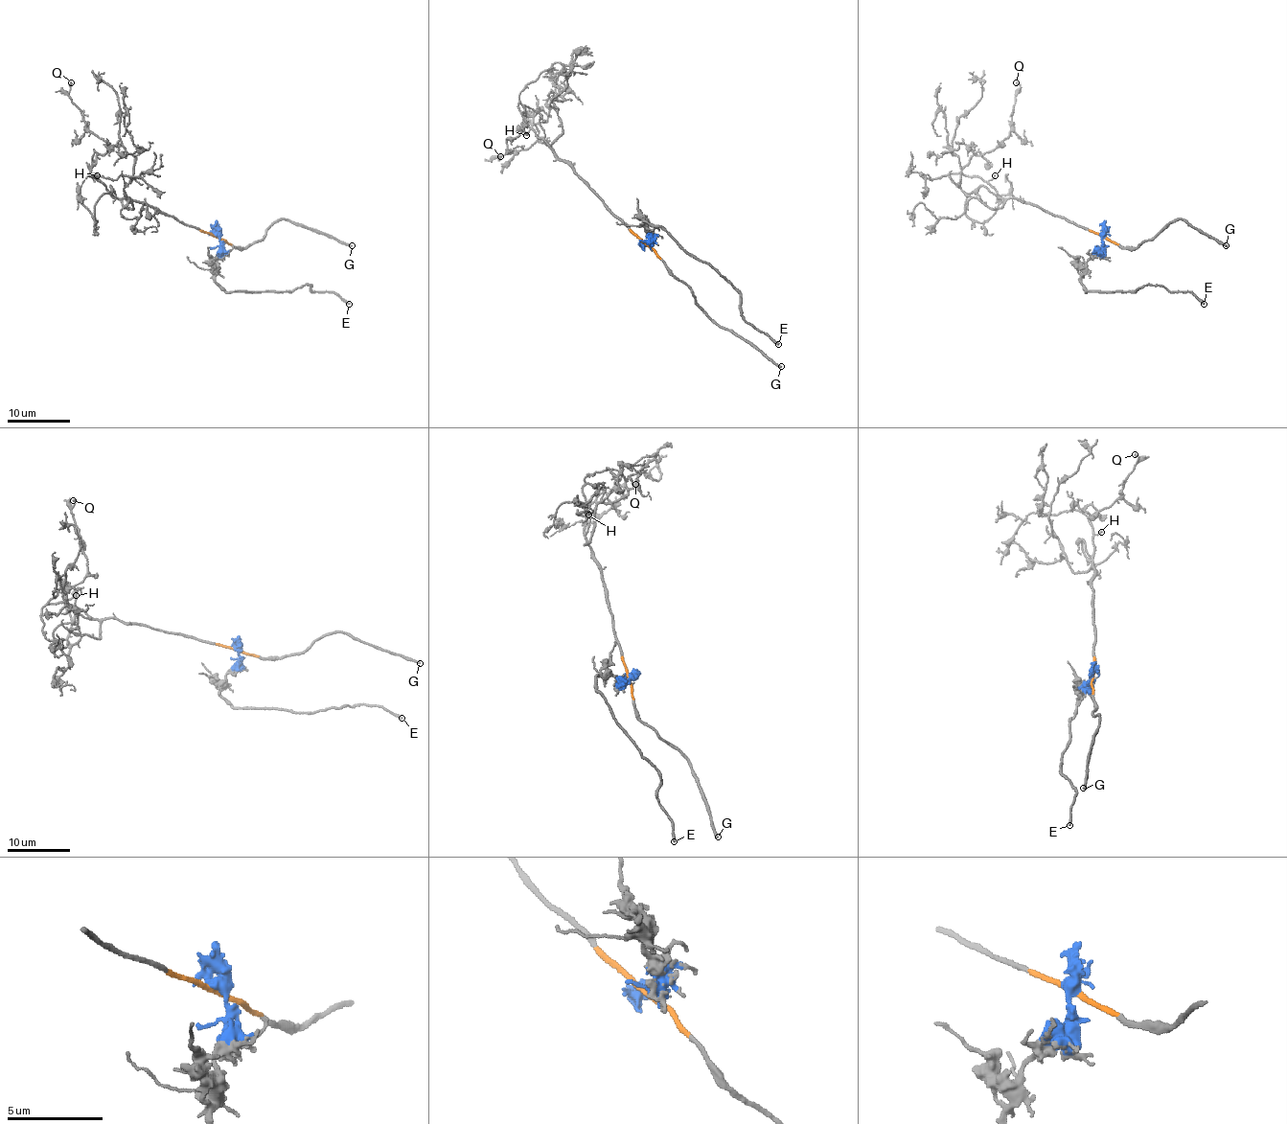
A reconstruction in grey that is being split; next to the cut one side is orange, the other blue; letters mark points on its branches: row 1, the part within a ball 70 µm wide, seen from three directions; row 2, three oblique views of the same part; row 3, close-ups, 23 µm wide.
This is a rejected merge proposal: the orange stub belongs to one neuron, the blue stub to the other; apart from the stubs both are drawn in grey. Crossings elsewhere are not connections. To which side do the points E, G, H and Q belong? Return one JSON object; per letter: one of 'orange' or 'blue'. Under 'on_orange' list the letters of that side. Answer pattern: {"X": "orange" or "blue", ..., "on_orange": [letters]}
{"E": "blue", "G": "orange", "H": "orange", "Q": "orange", "on_orange": ["G", "H", "Q"]}

